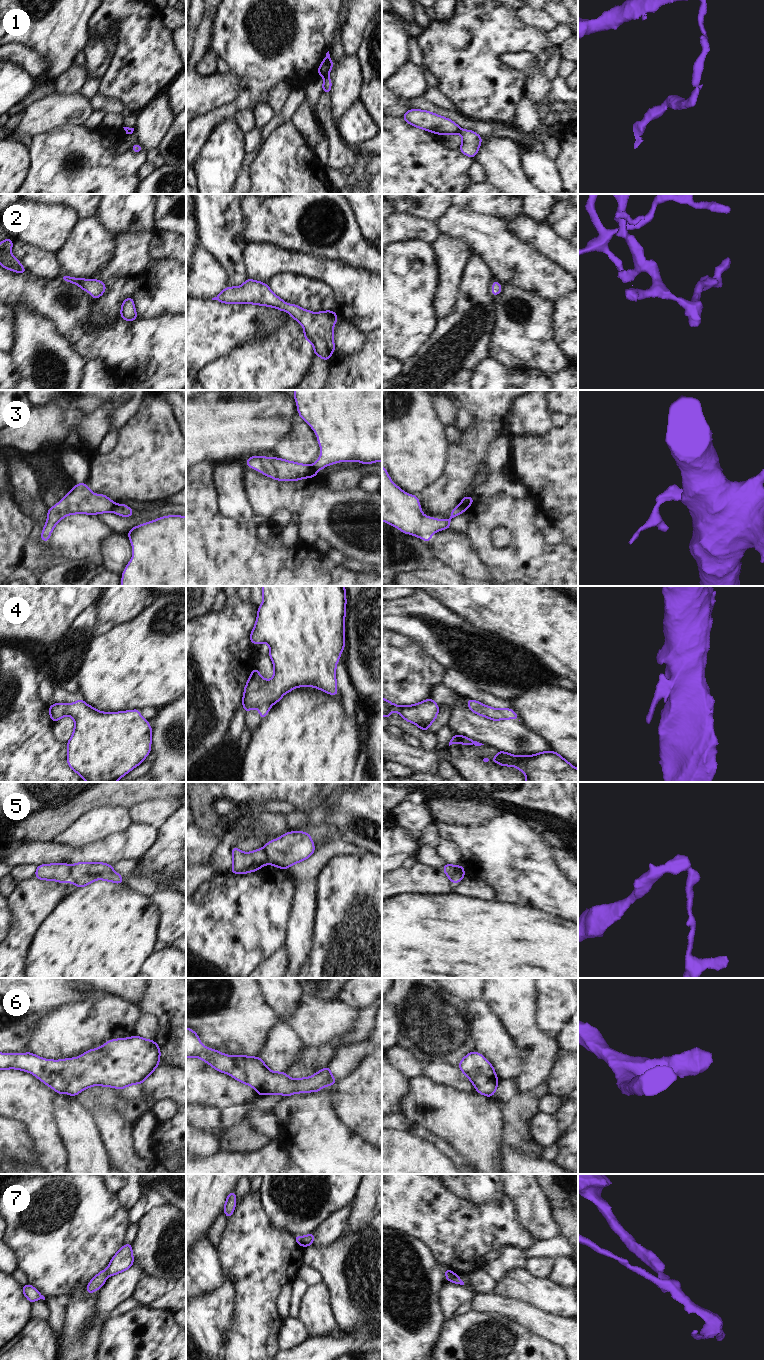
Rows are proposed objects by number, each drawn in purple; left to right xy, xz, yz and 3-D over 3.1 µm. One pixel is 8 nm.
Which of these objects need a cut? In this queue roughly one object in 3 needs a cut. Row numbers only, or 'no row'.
1, 3, 5, 7

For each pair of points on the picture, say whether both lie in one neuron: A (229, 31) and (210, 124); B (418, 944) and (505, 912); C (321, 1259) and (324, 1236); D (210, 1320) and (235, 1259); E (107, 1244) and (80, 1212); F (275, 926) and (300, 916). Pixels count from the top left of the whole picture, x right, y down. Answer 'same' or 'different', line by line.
A: same
B: same
C: different
D: different
E: same
F: different

